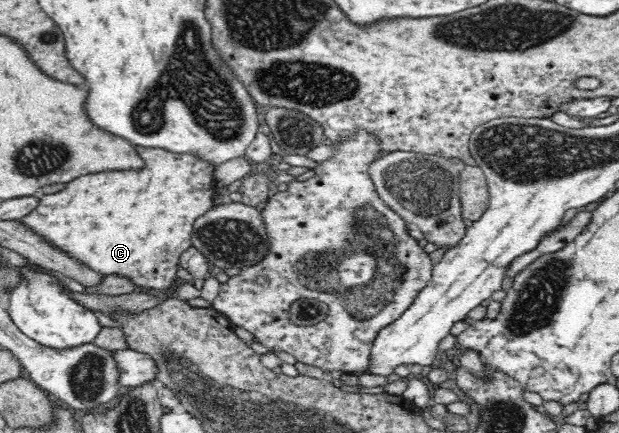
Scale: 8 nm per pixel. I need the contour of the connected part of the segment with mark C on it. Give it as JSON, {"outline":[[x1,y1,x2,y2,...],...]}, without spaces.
{"outline":[[133,145,133,147,138,153,138,156,143,160,142,167,126,170,105,170,83,174,81,177,73,178,73,181,66,183,66,186,64,186,60,192,46,195,41,194,40,206,31,214,28,214,28,216,23,217,20,222,26,224,26,226,38,232,41,236,46,237,46,239,52,242,57,248,68,252,71,256,74,256,74,258,78,258,79,262,84,262,96,272,104,273,104,276,109,274,124,275,124,277,130,277,132,283,136,283,139,290,156,288,156,290,167,291,180,281,176,276,176,271,178,269,177,267,180,266,179,262,182,252,192,247,192,245,190,245,190,239,194,222,214,207,213,197,216,191,216,185,213,181,213,172,215,166,214,163,206,161,202,159,200,155,194,155,194,153,177,153,163,149,162,147,156,148,140,145]]}

